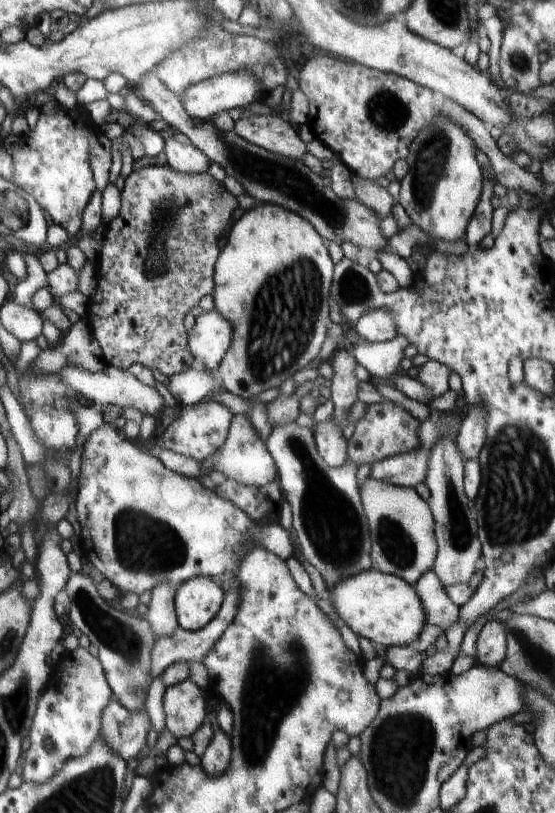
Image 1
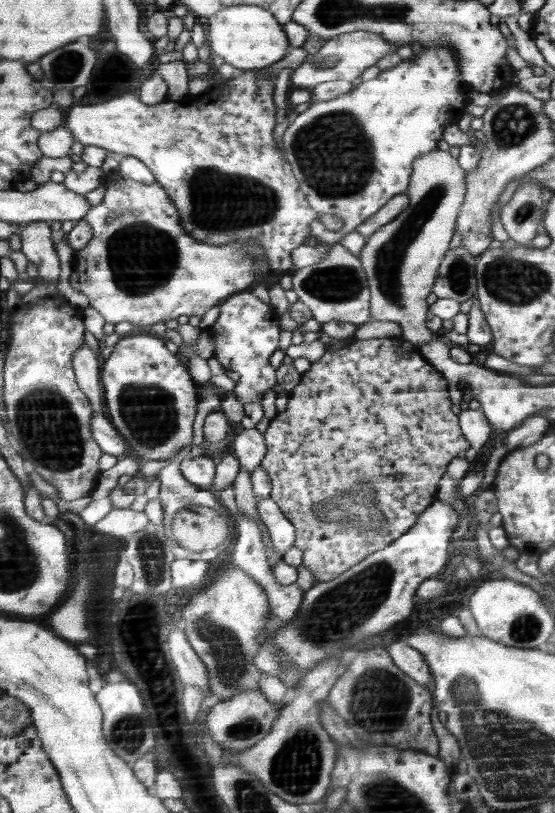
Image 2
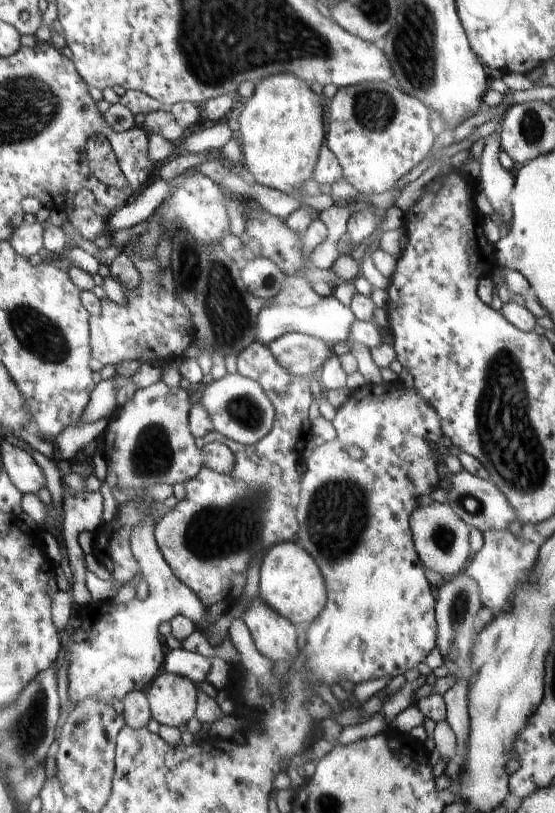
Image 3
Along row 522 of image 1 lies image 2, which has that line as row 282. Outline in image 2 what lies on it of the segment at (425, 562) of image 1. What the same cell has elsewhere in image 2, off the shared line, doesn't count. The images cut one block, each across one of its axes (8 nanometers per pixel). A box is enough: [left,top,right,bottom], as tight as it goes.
[358,149,467,346]

